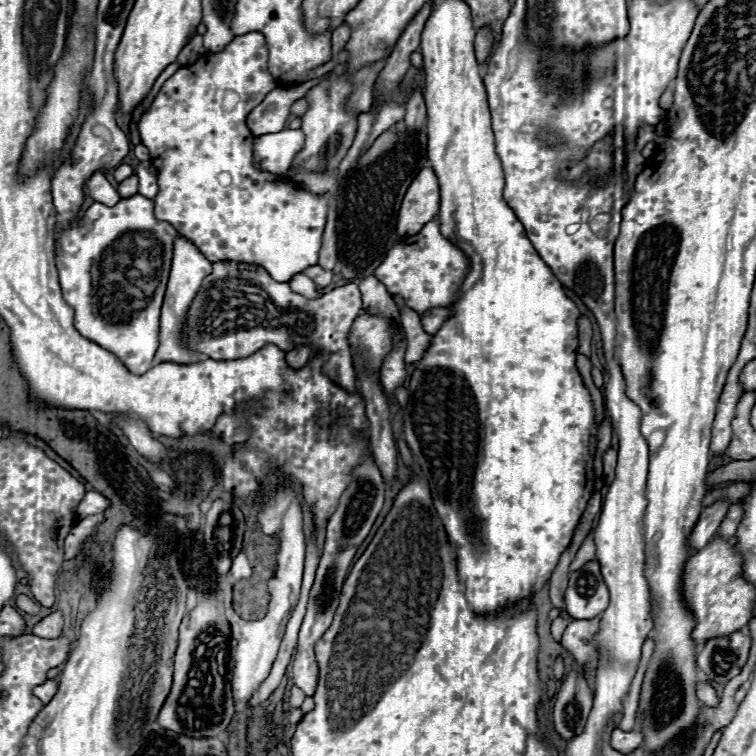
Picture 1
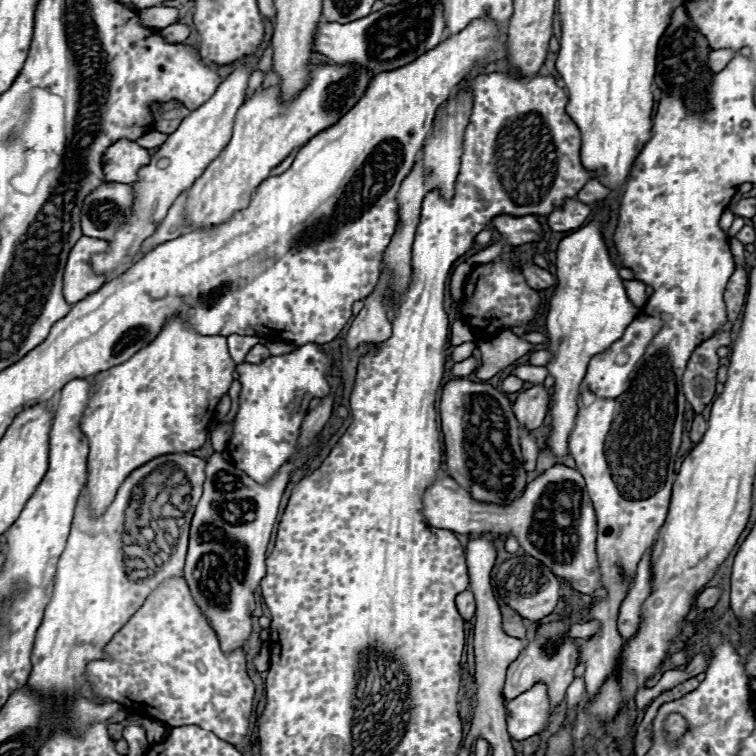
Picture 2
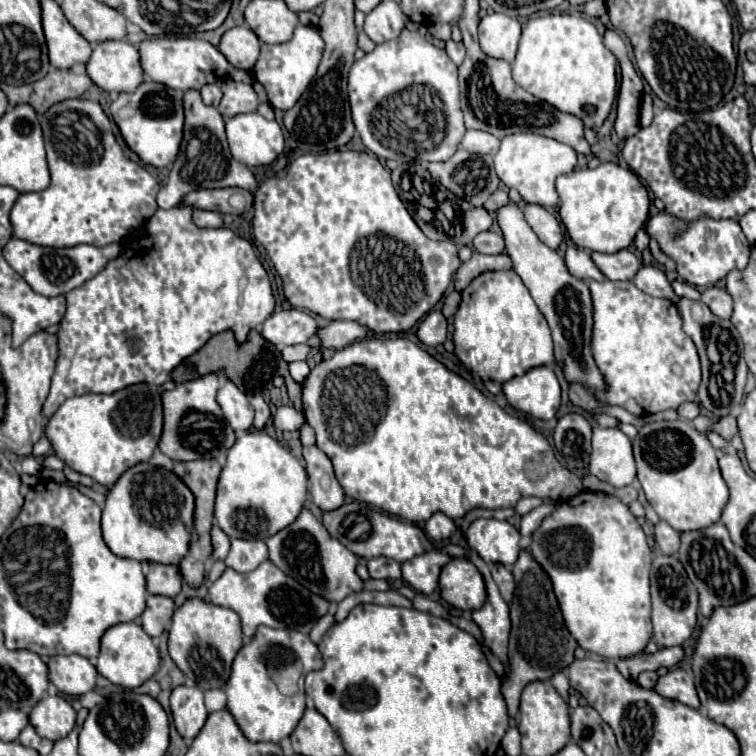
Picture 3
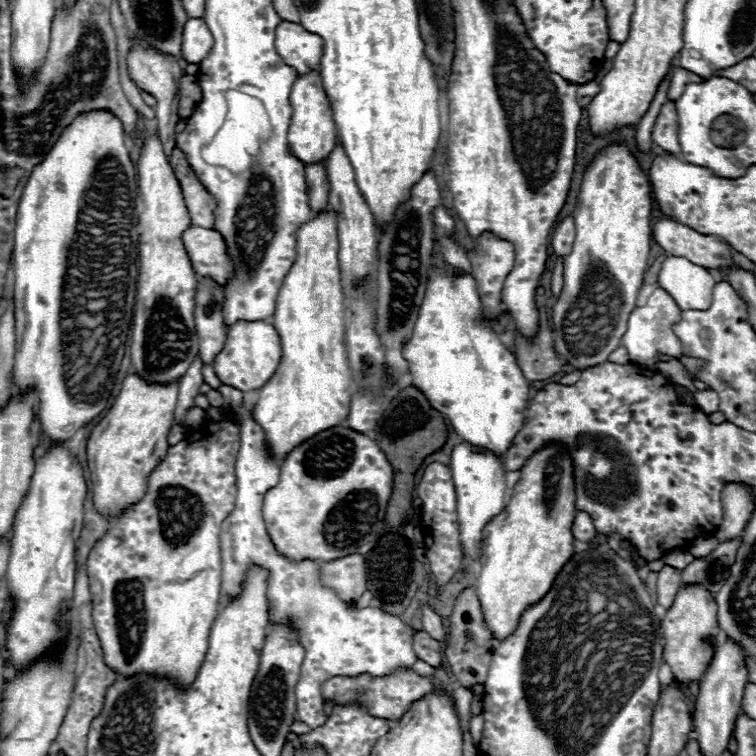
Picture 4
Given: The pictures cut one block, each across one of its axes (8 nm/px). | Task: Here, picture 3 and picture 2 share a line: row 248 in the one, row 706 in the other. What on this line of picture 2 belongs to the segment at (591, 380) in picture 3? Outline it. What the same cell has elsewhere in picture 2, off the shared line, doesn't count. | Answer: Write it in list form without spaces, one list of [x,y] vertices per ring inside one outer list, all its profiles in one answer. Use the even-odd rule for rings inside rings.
[[[538,682],[518,698],[506,702],[508,732],[514,740],[526,740],[544,732],[550,724],[552,706],[548,698],[548,686]]]

